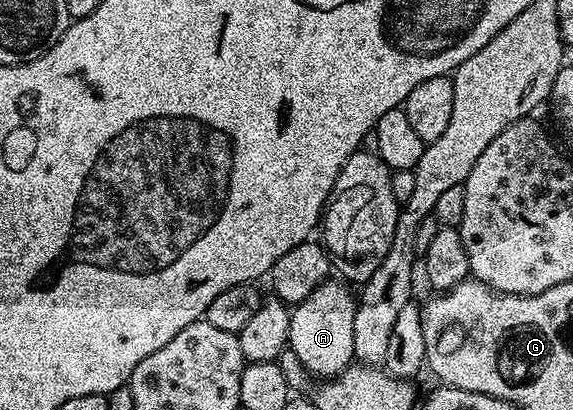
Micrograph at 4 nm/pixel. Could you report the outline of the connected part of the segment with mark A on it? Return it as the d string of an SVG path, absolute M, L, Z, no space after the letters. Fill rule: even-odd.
M334 280L323 281L314 288L312 295L308 295L300 304L290 309L290 344L288 347L296 353L297 358L314 379L337 377L354 361L352 319L356 297L353 292L350 294L349 284Z

